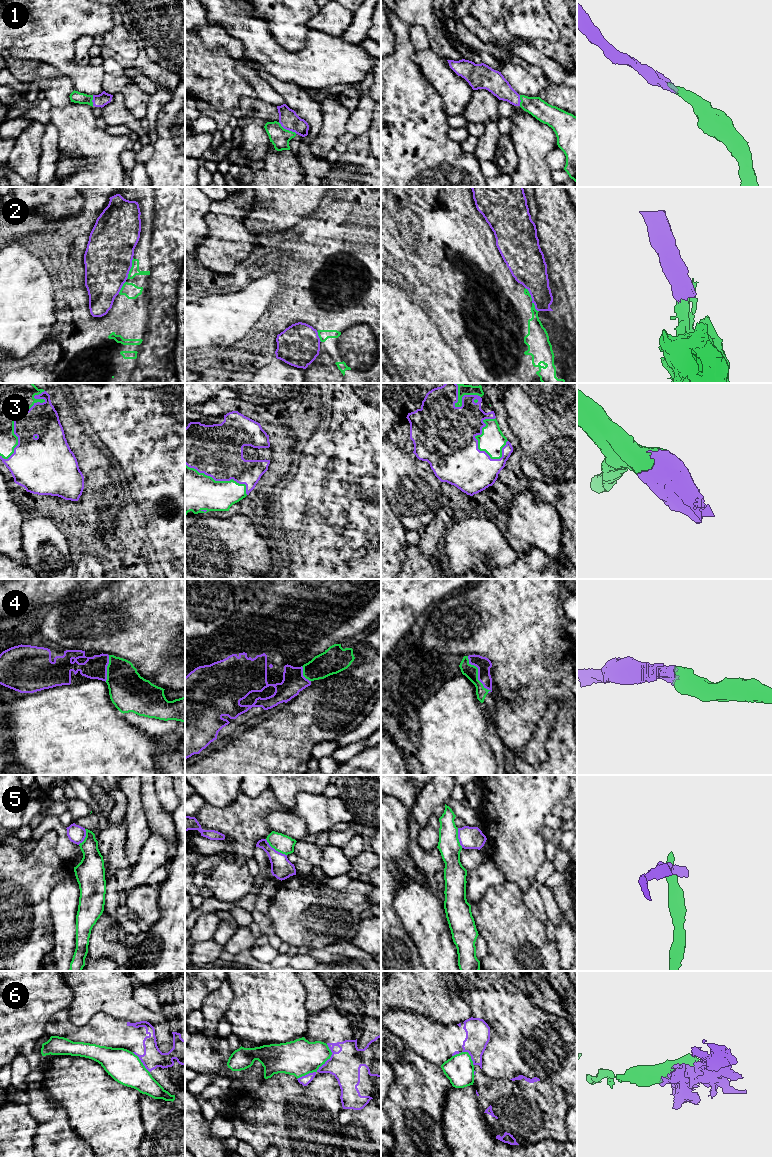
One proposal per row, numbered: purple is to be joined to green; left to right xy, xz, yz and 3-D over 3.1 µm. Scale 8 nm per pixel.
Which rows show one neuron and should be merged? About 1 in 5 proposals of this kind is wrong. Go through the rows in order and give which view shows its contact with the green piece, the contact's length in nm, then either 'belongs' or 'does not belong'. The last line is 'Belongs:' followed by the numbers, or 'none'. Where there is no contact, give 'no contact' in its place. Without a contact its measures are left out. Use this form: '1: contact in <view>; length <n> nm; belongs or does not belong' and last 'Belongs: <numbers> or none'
1: contact in xz; length 180 nm; belongs
2: contact in xy; length 180 nm; does not belong
3: contact in xy; length 650 nm; belongs
4: contact in yz; length 340 nm; belongs
5: contact in xz; length 220 nm; belongs
6: contact in xz; length 380 nm; does not belong
Belongs: 1, 3, 4, 5

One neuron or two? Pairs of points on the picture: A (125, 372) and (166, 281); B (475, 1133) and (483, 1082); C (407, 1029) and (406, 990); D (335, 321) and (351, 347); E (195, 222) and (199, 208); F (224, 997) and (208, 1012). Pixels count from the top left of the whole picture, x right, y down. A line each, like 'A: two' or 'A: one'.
A: two
B: two
C: two
D: two
E: one
F: one

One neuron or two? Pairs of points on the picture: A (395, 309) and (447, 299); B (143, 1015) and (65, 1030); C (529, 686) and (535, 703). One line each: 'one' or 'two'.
A: two
B: two
C: one

